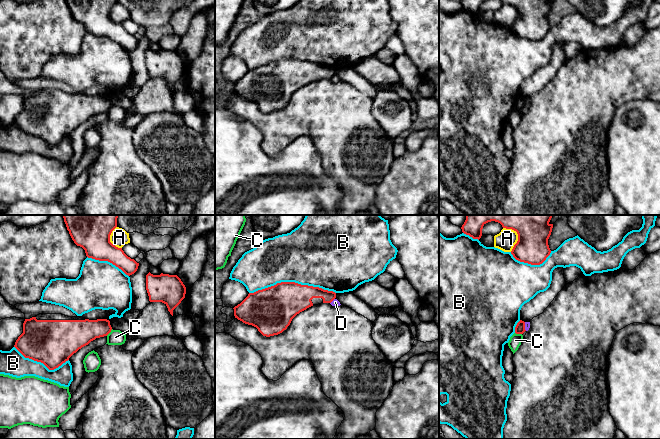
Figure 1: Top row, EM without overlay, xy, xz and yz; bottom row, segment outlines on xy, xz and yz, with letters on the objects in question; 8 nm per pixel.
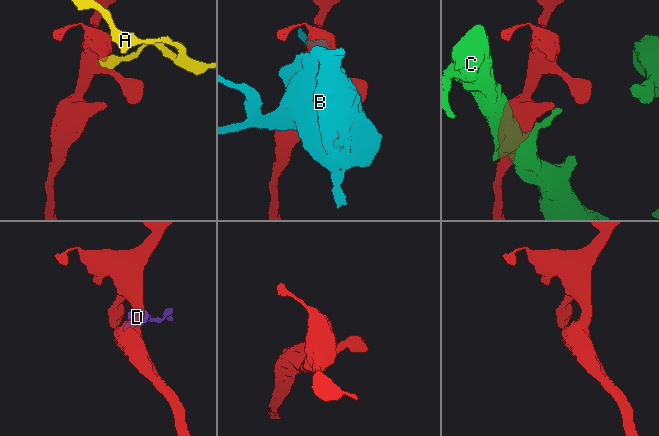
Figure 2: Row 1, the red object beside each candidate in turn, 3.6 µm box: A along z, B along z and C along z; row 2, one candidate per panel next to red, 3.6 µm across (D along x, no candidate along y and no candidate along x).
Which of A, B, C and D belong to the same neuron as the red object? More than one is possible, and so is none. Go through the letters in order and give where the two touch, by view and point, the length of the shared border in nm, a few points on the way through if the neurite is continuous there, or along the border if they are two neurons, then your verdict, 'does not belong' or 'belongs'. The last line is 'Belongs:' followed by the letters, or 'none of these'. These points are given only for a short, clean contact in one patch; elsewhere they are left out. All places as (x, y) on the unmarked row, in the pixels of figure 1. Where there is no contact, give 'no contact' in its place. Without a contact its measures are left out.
A: yz (518, 11) | 220 nm | along yz (503, 3), (513, 5), (517, 10), (517, 18), (510, 27) | does not belong
B: xz (292, 58) | 700 nm | does not belong
C: xy (109, 108) | 80 nm | does not belong
D: yz (524, 102) | 70 nm | along yz (524, 98), (526, 106) | does not belong
Belongs: none of these

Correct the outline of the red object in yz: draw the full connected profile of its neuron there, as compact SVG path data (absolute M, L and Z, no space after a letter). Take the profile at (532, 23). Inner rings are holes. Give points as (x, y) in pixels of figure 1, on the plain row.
M501 0L503 4L512 5L518 10L518 17L511 30L524 39L540 41L550 31L548 15L553 0Z

